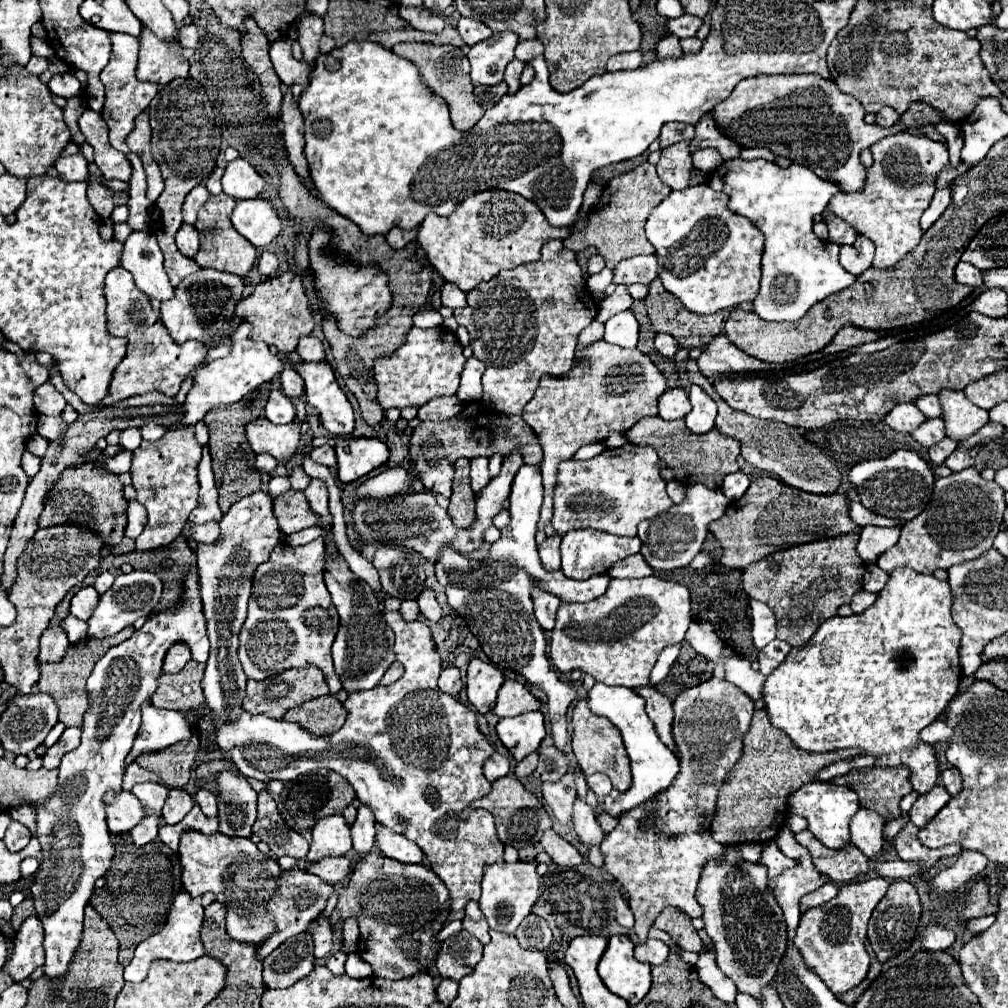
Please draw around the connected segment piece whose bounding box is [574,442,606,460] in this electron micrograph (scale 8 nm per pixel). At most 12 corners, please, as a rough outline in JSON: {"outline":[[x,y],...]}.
{"outline":[[590,444],[576,452],[574,460],[586,460],[602,452],[604,444]]}

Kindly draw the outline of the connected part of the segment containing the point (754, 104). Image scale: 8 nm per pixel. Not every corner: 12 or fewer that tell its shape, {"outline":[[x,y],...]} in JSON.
{"outline":[[818,74],[744,78],[712,110],[744,148],[768,148],[842,192],[860,152],[938,124],[926,104],[892,128]]}

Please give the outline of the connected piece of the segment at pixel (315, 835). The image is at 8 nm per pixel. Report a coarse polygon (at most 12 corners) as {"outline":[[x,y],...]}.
{"outline":[[326,816],[312,828],[306,856],[314,864],[352,848],[344,816]]}

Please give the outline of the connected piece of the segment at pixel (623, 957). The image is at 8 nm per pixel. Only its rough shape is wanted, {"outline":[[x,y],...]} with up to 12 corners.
{"outline":[[612,936],[598,964],[606,988],[638,1004],[650,964],[628,936]]}

